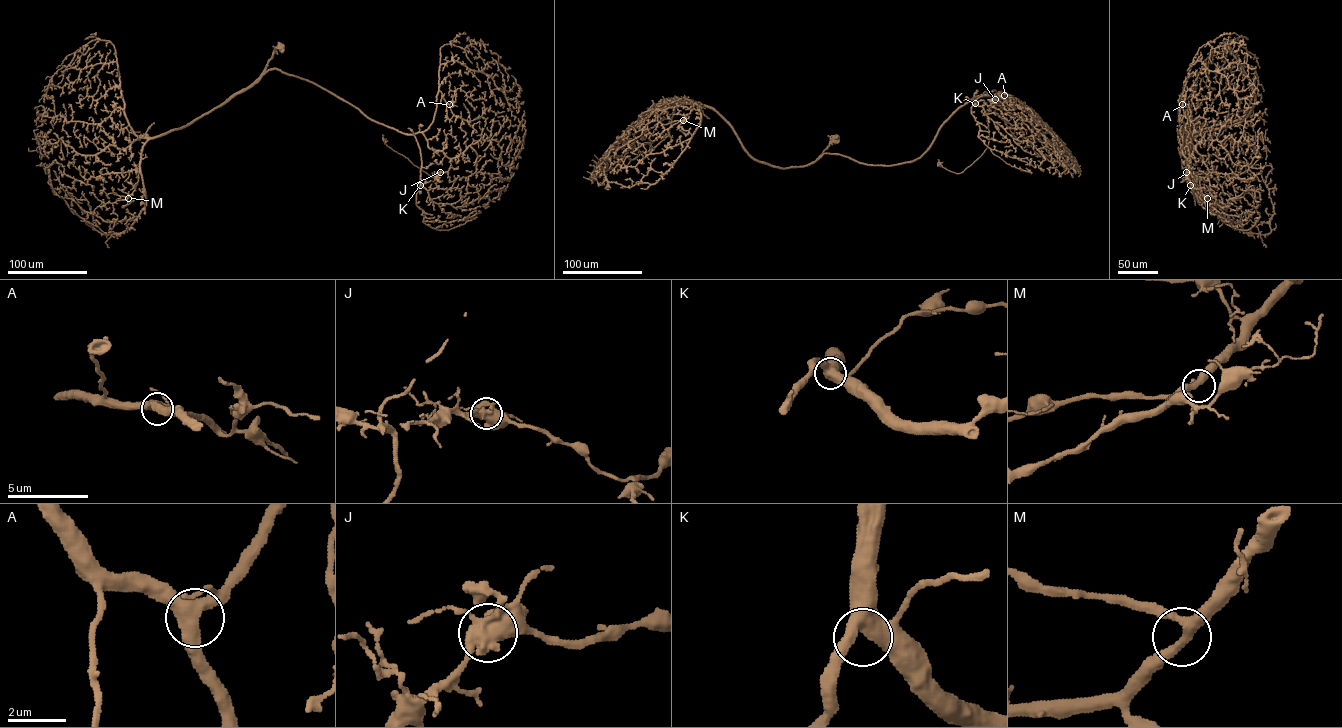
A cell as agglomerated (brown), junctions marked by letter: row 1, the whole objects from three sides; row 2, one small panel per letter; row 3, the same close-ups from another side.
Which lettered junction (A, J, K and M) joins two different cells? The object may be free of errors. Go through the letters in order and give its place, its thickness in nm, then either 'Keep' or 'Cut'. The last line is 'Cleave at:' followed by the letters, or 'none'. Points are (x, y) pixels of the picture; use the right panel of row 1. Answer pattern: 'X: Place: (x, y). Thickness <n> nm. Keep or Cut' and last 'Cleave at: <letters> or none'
A: Place: (1182, 104). Thickness 440 nm. Keep
J: Place: (1186, 172). Thickness 550 nm. Cut
K: Place: (1190, 185). Thickness 440 nm. Keep
M: Place: (1207, 198). Thickness 320 nm. Keep
Cleave at: J

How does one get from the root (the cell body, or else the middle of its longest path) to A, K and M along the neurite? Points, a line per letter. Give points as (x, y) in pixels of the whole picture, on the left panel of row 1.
A: (280, 46), (265, 72), (278, 69), (313, 82), (370, 119), (402, 132), (427, 129), (439, 91), (449, 104)
K: (280, 46), (265, 72), (278, 69), (313, 82), (370, 119), (412, 134), (420, 150), (420, 185)
M: (280, 46), (273, 51), (262, 74), (249, 86), (189, 124), (150, 138), (143, 147), (137, 183), (128, 198)

